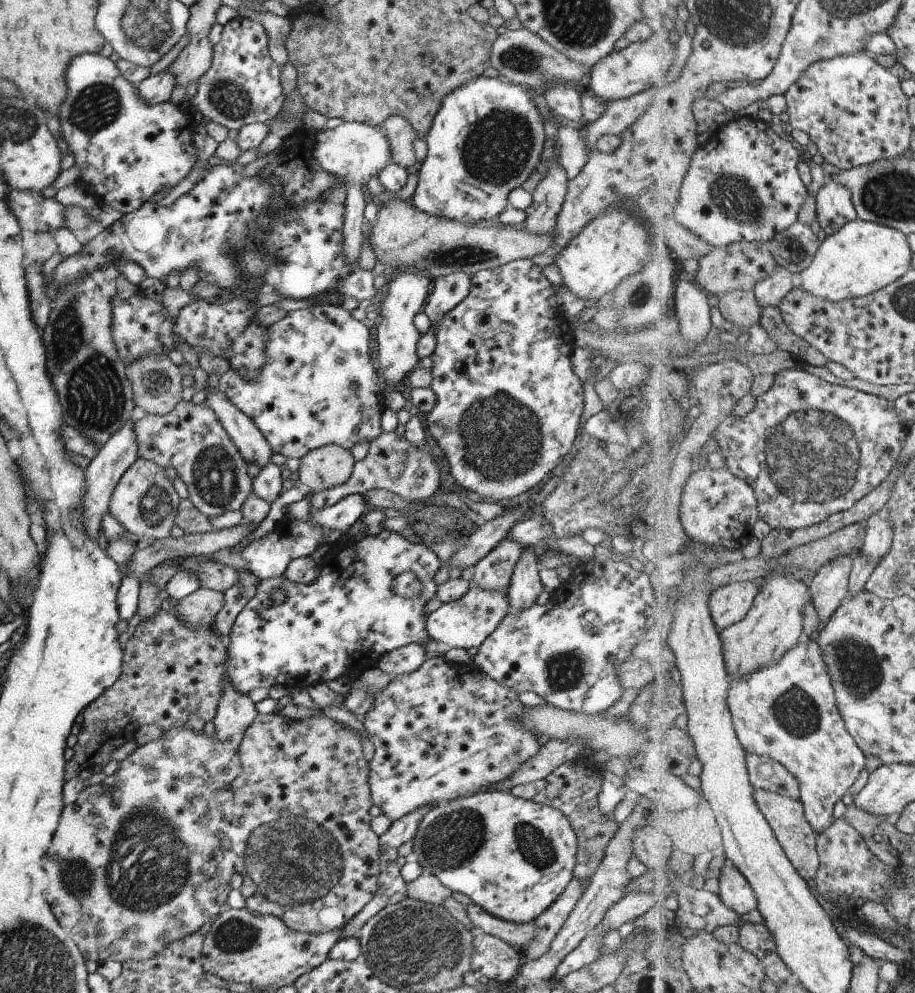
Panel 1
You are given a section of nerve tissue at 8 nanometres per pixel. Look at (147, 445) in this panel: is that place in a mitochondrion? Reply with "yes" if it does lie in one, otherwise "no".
no

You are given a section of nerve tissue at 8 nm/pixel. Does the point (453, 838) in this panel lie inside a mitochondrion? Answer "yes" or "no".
yes

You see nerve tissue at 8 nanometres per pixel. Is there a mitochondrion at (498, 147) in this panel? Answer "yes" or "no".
yes

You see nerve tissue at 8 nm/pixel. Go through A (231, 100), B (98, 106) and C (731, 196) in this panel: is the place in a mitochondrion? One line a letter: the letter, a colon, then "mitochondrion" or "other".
A: mitochondrion
B: mitochondrion
C: mitochondrion

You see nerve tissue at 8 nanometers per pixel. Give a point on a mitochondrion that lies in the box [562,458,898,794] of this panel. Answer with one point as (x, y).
(858, 667)

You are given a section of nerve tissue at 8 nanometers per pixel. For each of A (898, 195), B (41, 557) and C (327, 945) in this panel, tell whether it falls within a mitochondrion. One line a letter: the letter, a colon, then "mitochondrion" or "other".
A: mitochondrion
B: other
C: other

